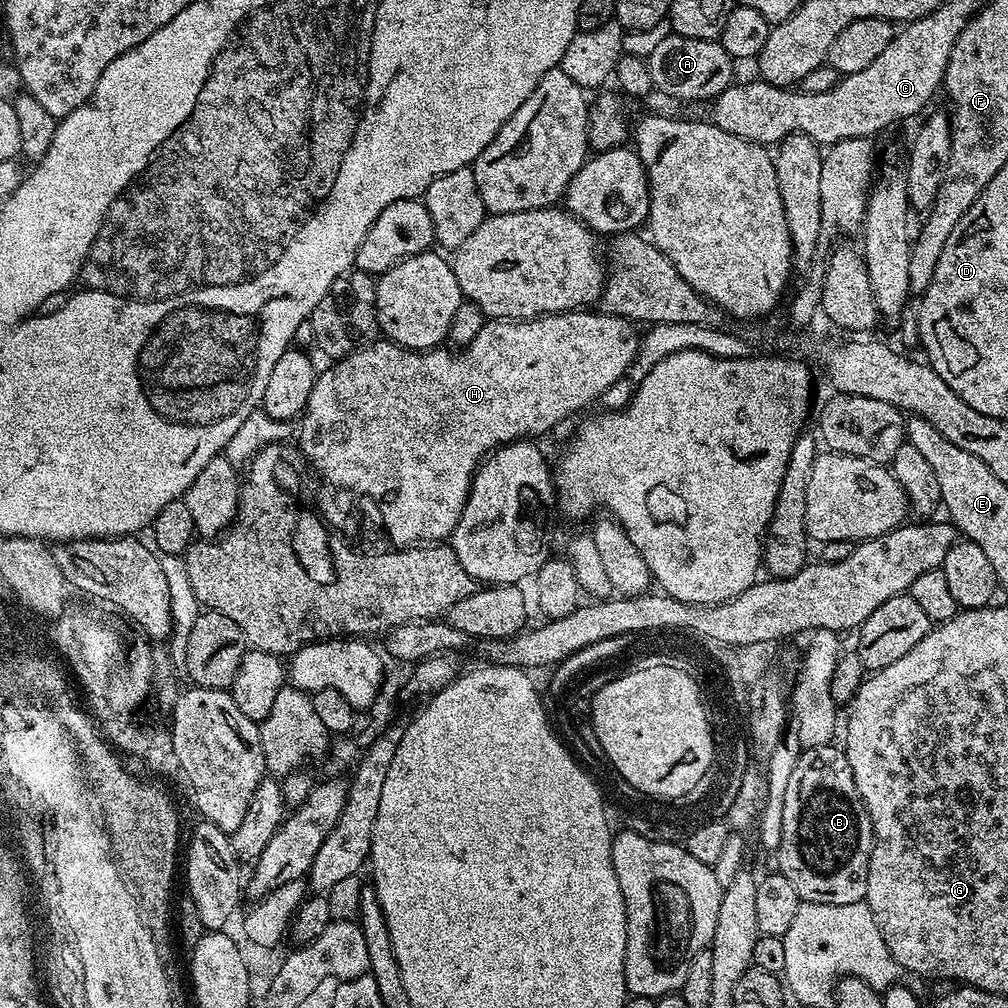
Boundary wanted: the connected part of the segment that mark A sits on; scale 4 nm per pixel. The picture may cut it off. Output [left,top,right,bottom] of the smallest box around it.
[647,35,734,100]

